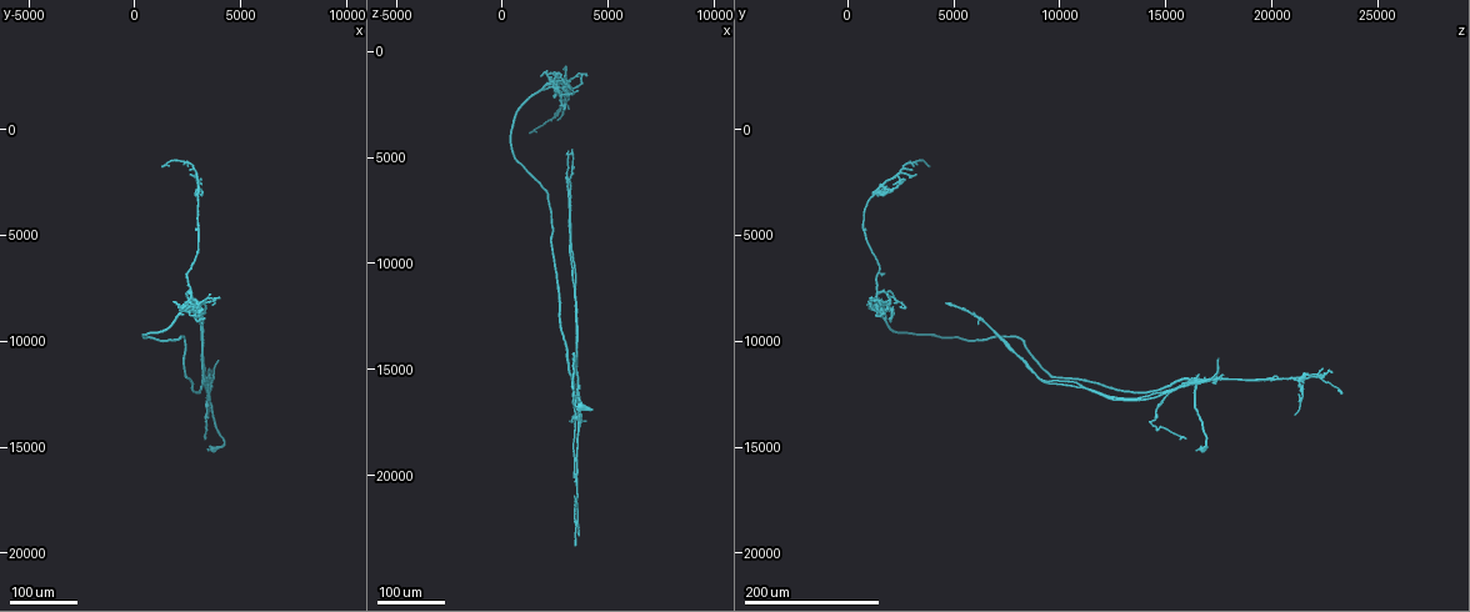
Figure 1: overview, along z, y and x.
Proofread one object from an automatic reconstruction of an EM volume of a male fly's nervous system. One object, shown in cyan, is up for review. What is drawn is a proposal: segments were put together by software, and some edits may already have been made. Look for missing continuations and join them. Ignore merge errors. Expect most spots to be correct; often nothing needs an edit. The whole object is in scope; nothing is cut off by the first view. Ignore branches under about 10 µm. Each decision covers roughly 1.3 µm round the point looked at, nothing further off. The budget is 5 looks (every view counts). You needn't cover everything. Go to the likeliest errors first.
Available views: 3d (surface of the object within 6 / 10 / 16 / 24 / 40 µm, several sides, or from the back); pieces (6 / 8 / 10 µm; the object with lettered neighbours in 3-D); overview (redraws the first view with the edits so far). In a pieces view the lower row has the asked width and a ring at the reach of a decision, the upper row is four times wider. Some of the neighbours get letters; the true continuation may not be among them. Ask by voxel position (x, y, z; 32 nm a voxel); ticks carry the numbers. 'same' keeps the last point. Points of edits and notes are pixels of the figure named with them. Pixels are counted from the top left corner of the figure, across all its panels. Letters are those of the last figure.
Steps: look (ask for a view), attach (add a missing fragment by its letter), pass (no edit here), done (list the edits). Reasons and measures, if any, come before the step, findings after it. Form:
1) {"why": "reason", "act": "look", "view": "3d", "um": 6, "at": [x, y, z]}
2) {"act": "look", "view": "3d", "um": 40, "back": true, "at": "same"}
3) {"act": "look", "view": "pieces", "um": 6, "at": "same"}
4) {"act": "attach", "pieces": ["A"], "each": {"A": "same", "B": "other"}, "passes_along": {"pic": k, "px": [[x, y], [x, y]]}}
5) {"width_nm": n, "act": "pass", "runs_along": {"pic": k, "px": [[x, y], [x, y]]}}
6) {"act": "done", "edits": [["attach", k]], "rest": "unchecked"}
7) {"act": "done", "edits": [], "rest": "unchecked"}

{"why": "end of a long branch", "act": "look", "view": "3d", "um": 24, "at": [3500, 11800, 19200]}

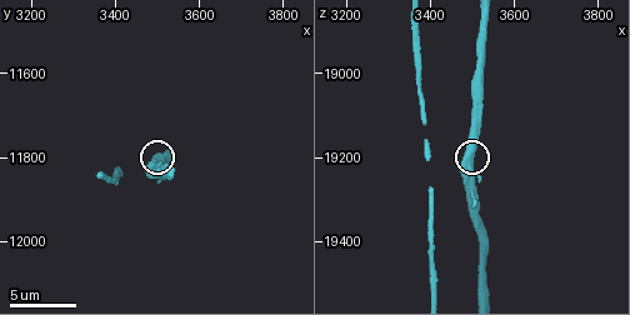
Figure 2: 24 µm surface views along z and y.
{"why": "see the neighbours", "act": "look", "view": "pieces", "um": 10, "at": [3400, 11860, 19275]}

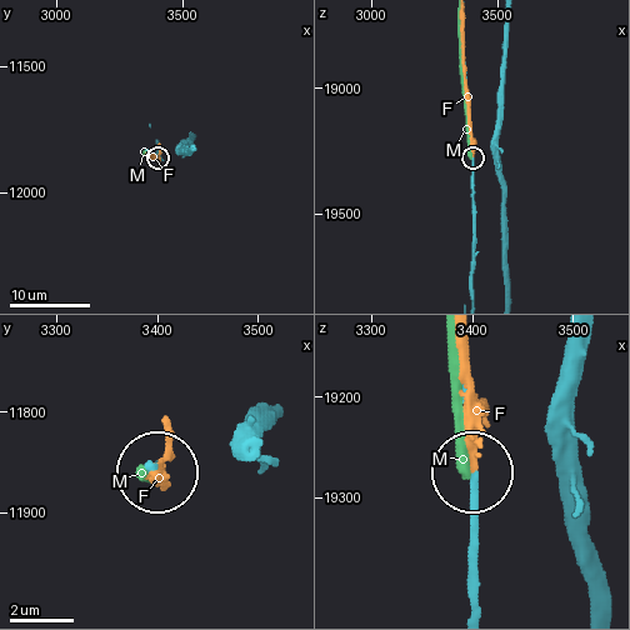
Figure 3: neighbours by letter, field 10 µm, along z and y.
{"act": "pass", "each": {"F": "other", "M": "other"}, "runs_along": {"pic": 3, "px": [[474, 603], [474, 475]]}, "found": "none of them fits"}

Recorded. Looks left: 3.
{"why": "branch stops here", "act": "look", "view": "3d", "um": 40, "at": [3100, 2500, 2100]}

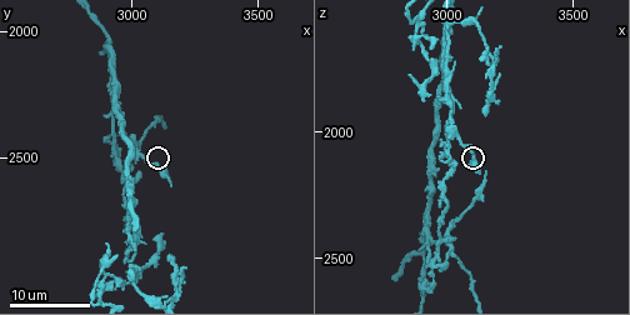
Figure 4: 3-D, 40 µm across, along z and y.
{"why": "what lies round it", "act": "look", "view": "pieces", "um": 6, "at": [3150, 2600, 2170]}

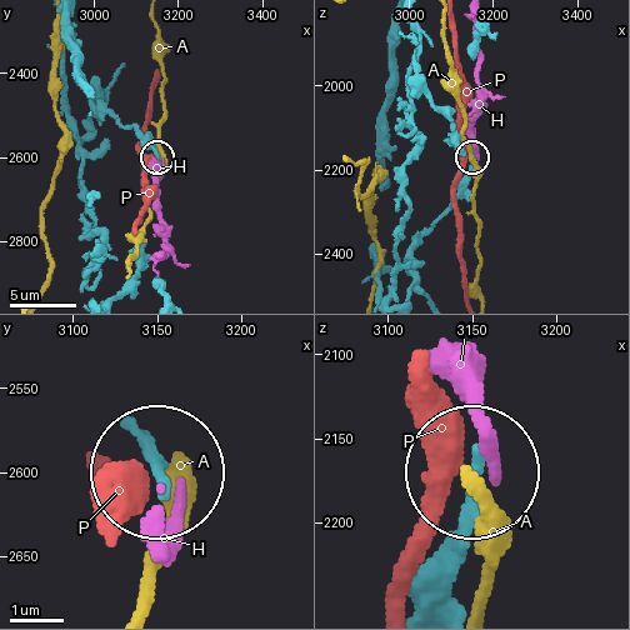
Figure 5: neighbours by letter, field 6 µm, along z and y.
{"width_nm": 200, "act": "pass", "each": {"A": "other", "H": "other", "P": "other"}, "found": "no lettered fragment goes on from it"}

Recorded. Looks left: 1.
{"act": "done", "edits": [], "rest": "unchecked"}

